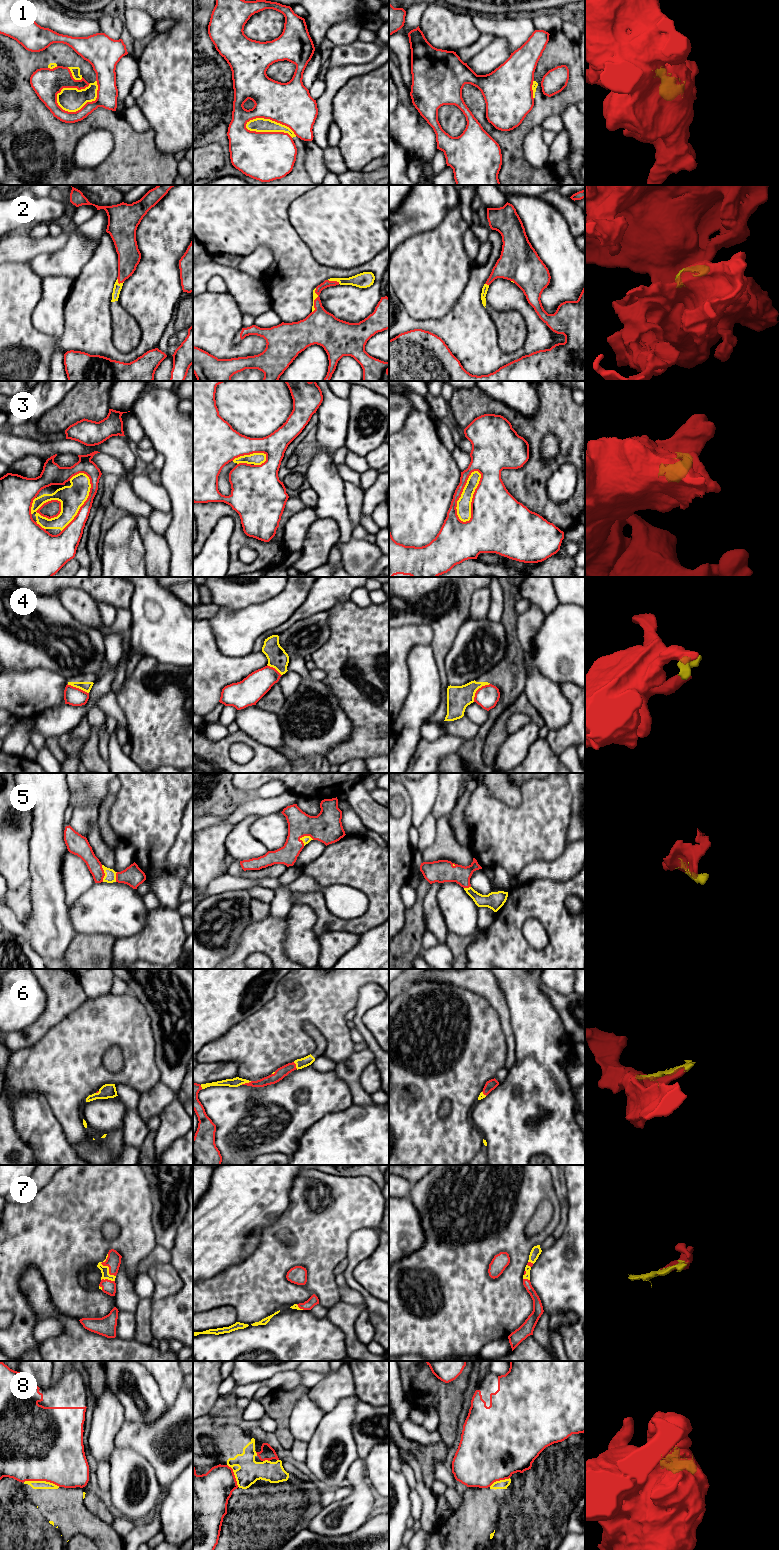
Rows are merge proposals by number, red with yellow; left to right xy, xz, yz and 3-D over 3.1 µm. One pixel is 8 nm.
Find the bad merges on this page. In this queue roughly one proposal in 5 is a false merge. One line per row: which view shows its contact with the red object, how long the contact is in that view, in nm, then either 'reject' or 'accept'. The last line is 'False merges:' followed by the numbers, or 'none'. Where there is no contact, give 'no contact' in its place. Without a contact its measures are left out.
1: contact in xy; length 380 nm; reject
2: contact in xz; length 100 nm; accept
3: contact in yz; length 440 nm; reject
4: contact in yz; length 200 nm; reject
5: contact in xz; length 120 nm; accept
6: contact in xz; length 90 nm; accept
7: contact in xy; length 200 nm; accept
8: contact in xy; length 300 nm; reject
False merges: 1, 3, 4, 8

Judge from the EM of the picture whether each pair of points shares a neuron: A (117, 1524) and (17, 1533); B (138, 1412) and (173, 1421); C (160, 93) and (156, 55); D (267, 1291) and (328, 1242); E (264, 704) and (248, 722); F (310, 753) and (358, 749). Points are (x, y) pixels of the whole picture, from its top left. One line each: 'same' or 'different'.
A: different
B: different
C: same
D: same
E: different
F: different

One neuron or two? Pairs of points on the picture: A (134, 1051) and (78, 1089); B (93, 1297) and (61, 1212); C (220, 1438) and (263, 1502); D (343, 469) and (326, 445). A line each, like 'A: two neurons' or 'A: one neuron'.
A: one neuron
B: one neuron
C: one neuron
D: two neurons

